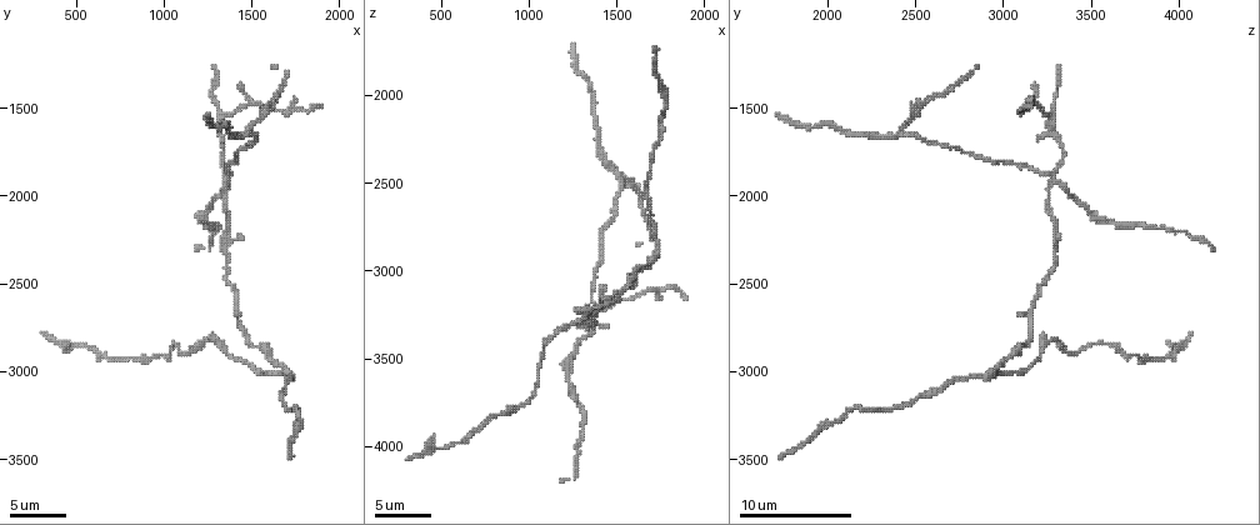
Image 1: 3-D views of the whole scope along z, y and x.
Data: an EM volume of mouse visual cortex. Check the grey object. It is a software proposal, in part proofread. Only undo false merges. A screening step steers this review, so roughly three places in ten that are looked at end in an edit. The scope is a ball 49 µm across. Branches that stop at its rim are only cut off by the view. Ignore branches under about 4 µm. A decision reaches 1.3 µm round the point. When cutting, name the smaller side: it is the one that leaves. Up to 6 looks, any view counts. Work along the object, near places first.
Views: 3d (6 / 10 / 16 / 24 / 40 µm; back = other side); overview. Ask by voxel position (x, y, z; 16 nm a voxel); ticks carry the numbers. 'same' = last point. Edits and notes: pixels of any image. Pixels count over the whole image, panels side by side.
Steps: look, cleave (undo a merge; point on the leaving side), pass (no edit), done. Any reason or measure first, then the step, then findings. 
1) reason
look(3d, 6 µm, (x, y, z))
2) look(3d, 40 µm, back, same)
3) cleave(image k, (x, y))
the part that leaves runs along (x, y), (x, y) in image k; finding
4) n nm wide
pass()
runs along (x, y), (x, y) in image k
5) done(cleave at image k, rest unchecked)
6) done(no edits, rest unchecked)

four arms meet
look(3d, 16 µm, (1380, 1920, 3320))

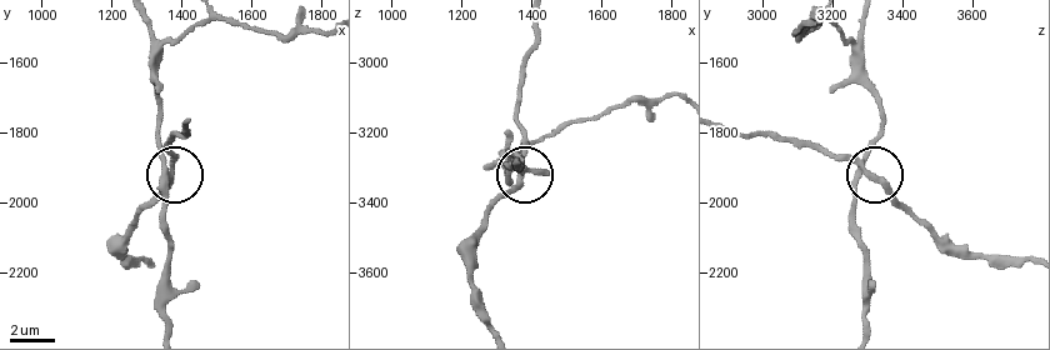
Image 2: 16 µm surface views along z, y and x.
look(3d, 16 µm, back, (1360, 1920, 3300))

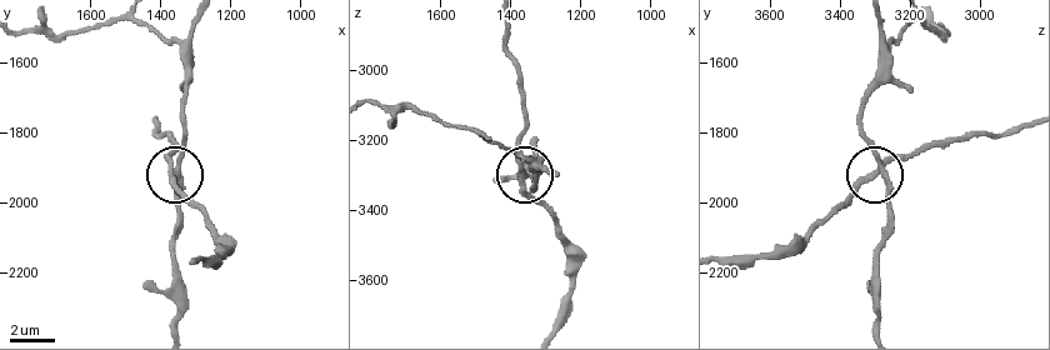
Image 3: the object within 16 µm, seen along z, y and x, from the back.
pass()
all the same neuron

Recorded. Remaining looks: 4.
arms part here
look(3d, 10 µm, (1340, 1540, 3260))

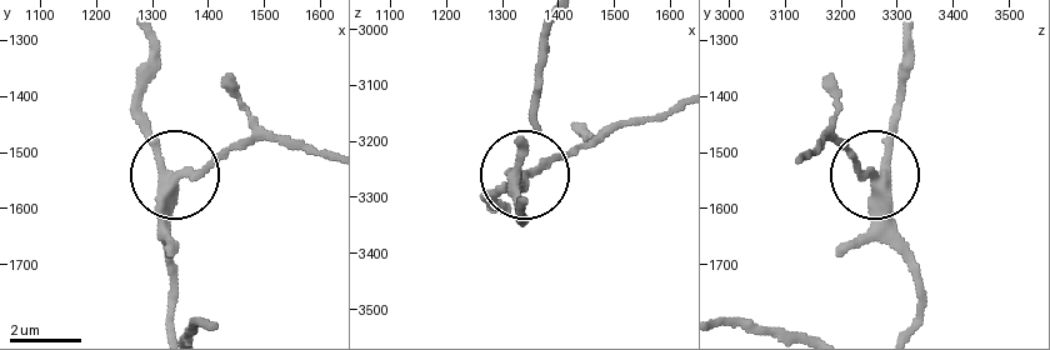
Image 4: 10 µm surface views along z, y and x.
look(3d, 6 µm, (1335, 1545, 3265))

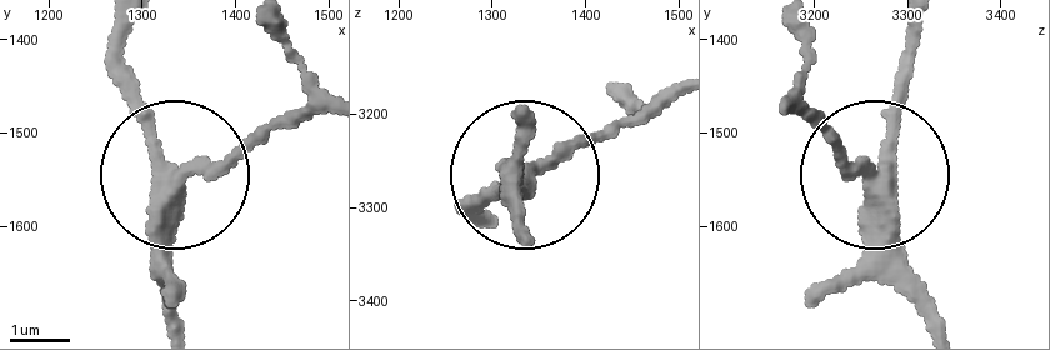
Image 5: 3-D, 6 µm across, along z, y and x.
300 nm wide
cleave(image 5, (250, 149))
the part that leaves runs along (184, 175), (329, 115) in image 5; a second neuron is stuck on

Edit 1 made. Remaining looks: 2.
a fork
look(3d, 10 µm, (1480, 1640, 2420))

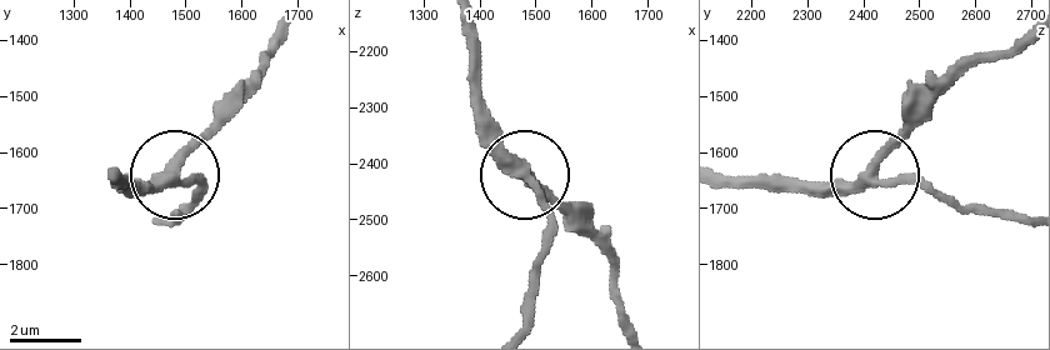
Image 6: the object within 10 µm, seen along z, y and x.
320 nm wide
pass()
runs along (524, 323), (545, 233), (530, 173), (595, 239) in image 6; continuous, no second neuron

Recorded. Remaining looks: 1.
done(cleave at image 5, rest unchecked)

